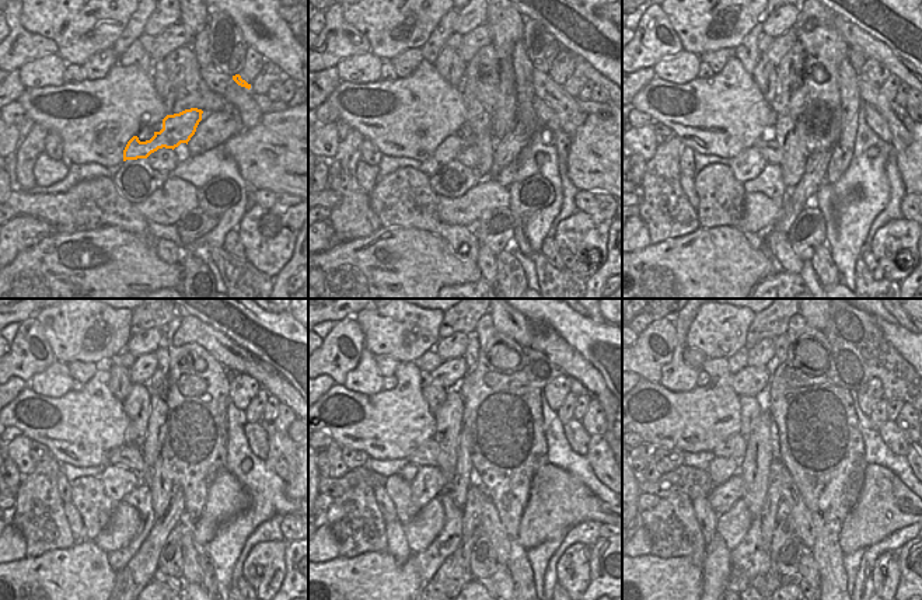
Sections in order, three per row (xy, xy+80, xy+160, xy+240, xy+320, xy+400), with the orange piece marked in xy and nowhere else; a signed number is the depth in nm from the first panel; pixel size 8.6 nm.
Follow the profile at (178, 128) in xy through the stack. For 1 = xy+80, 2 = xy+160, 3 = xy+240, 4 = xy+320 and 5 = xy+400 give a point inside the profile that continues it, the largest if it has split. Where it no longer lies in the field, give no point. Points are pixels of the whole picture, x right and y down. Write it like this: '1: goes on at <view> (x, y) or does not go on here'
1: goes on at xy+80 (449, 150)
2: goes on at xy+160 (748, 164)
3: goes on at xy+240 (118, 481)
4: goes on at xy+320 (429, 482)
5: goes on at xy+400 (722, 498)

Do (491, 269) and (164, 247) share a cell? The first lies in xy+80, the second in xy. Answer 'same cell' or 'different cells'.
same cell

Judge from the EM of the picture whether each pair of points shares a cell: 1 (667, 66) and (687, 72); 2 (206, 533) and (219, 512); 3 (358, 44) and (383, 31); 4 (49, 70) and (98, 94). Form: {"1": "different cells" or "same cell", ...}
{"1": "same cell", "2": "same cell", "3": "different cells", "4": "different cells"}

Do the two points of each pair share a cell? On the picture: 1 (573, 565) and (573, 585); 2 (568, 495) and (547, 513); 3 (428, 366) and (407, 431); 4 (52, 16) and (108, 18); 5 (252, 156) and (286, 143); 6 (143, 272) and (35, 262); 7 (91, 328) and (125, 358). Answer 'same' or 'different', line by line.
1: same
2: same
3: different
4: same
5: same
6: same
7: different

